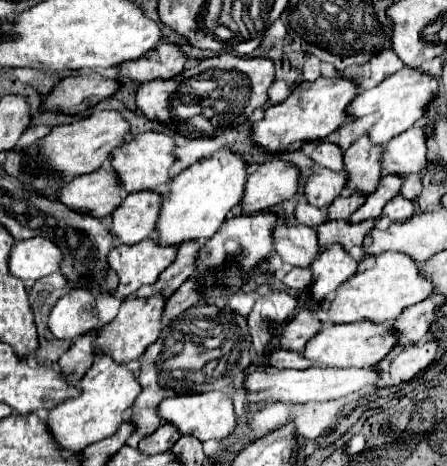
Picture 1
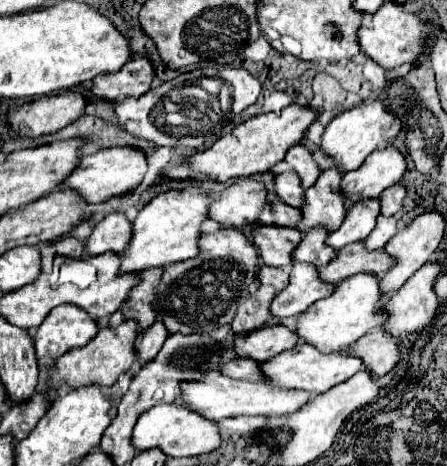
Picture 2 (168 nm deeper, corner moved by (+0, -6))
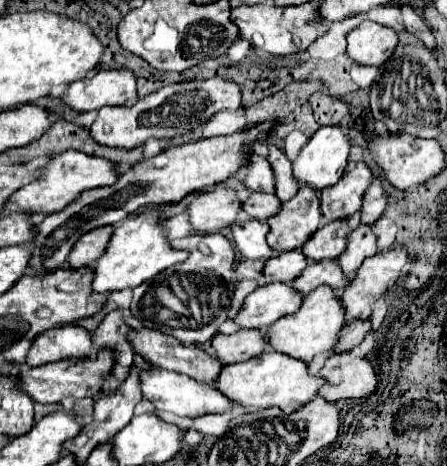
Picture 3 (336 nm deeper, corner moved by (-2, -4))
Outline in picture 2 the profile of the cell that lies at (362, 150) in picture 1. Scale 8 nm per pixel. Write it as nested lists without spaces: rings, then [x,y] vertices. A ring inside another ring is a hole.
[[[325,169],[317,183],[305,191],[305,199],[301,205],[301,221],[297,223],[297,231],[307,233],[315,227],[323,227],[329,233],[337,231],[341,225],[347,209],[345,209],[345,195],[341,195],[341,171]]]

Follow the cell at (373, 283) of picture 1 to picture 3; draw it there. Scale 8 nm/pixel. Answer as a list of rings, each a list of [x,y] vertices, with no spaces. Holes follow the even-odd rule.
[[[321,285],[319,289],[305,295],[303,305],[297,313],[281,317],[267,329],[267,341],[271,349],[279,349],[291,357],[299,357],[301,361],[311,361],[315,355],[329,353],[339,343],[339,333],[347,325],[345,307],[341,303],[341,295],[335,293],[333,287]]]

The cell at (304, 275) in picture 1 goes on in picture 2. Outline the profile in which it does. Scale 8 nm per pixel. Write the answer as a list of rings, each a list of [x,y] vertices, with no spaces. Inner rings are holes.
[[[261,265],[259,271],[257,271],[257,279],[261,285],[273,285],[277,291],[285,289],[285,285],[289,283],[289,277],[283,269],[277,269],[277,267],[267,267],[267,265]]]

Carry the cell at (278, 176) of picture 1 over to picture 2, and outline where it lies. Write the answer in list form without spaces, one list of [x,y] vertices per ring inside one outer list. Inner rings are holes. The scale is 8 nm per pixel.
[[[237,179],[209,205],[207,219],[217,221],[221,227],[245,227],[257,221],[257,215],[267,205],[267,191],[263,183],[253,179]]]

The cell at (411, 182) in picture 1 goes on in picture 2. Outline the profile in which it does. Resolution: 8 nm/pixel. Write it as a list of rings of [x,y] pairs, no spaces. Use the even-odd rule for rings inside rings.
[[[395,183],[393,187],[385,189],[379,195],[379,203],[381,203],[381,215],[395,215],[401,211],[401,201],[405,199],[405,187]]]

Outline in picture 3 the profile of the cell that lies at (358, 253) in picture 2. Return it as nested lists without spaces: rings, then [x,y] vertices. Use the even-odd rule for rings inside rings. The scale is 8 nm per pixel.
[[[323,259],[319,263],[313,263],[311,267],[307,267],[291,285],[307,295],[309,291],[317,289],[319,285],[331,285],[333,289],[345,289],[351,281],[355,279],[355,273],[349,273],[345,275],[343,269],[339,267],[337,259]]]

